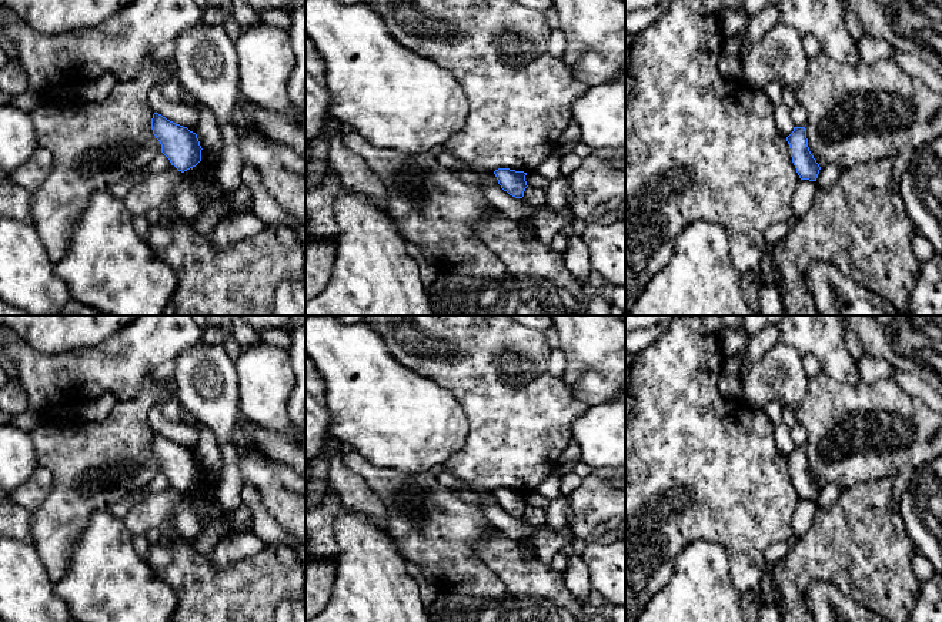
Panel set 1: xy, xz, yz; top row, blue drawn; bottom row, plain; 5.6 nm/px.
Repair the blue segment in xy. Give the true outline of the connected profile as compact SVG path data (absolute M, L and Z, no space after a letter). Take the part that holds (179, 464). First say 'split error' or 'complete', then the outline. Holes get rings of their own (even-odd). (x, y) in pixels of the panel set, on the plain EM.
complete; M158 432L153 434L151 449L161 464L161 472L178 491L184 492L201 481L201 465L197 454L176 444Z

